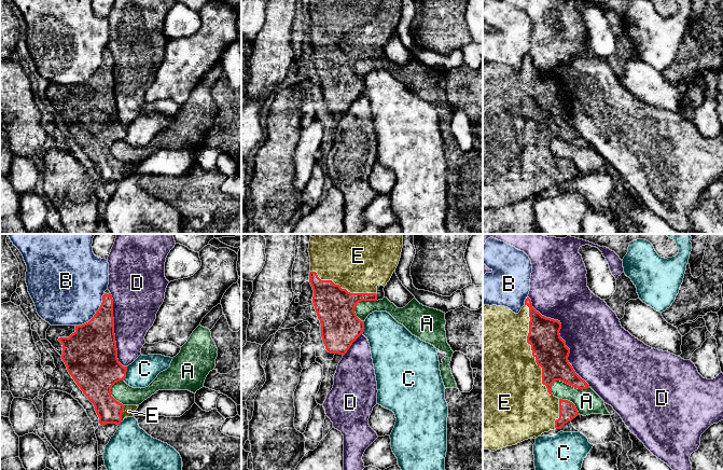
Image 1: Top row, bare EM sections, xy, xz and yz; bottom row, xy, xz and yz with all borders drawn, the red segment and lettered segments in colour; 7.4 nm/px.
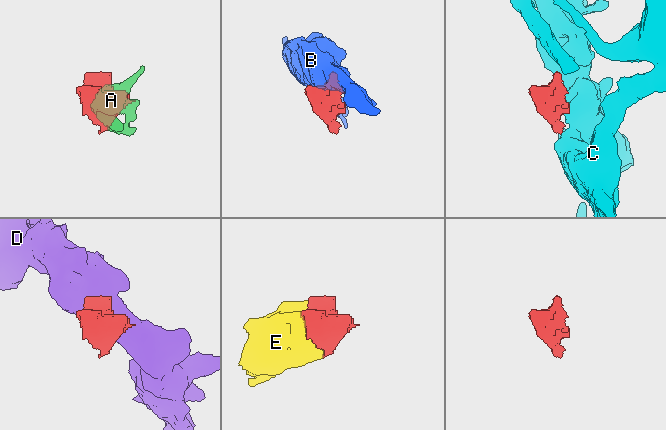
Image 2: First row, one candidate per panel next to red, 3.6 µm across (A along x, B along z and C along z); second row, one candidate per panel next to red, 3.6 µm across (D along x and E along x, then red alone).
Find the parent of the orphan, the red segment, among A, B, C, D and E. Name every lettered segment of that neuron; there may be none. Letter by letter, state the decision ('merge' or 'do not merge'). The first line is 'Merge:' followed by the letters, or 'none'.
Merge: E
A: do not merge
B: do not merge
C: do not merge
D: do not merge
E: merge

